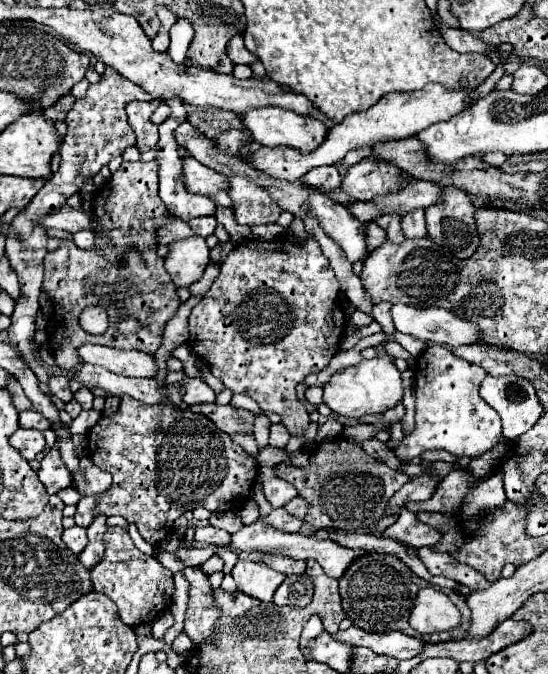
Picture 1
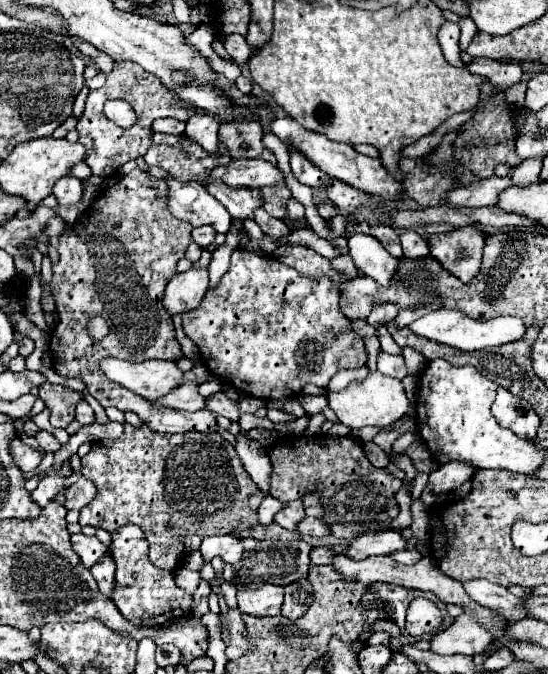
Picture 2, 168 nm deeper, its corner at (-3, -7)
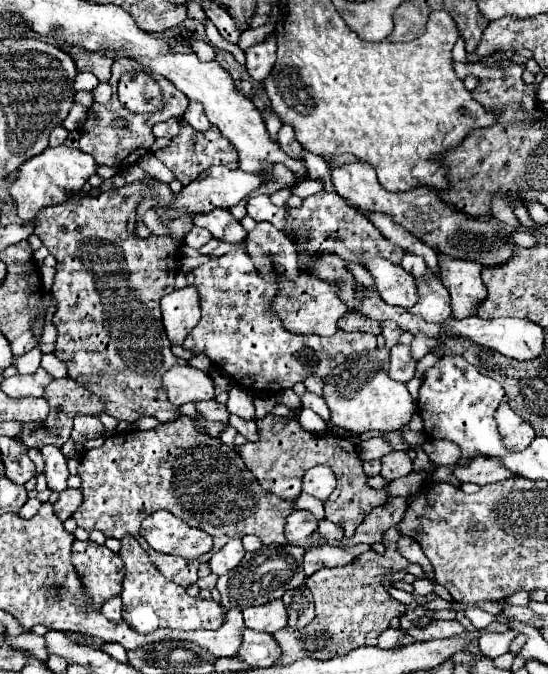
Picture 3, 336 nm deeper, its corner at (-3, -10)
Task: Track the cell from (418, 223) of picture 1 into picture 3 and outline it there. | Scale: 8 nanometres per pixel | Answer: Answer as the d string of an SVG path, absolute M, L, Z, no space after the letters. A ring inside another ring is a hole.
M406 252L402 258L402 268L412 274L414 278L422 278L426 274L426 262L422 256L416 256L412 252Z

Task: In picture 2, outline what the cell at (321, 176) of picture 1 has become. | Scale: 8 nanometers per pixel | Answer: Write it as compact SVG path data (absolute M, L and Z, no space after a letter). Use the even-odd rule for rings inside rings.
M292 155L290 157L290 165L292 165L292 173L296 175L296 179L312 189L324 189L324 179L326 173L320 171L316 165L312 165L306 157L302 155Z

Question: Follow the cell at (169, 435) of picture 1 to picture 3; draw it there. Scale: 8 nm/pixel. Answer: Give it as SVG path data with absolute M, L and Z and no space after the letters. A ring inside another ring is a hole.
M190 424L186 426L186 446L178 442L168 426L158 426L146 432L136 430L110 436L104 446L84 452L78 468L84 502L72 516L76 524L88 532L100 530L104 536L118 540L124 538L124 534L140 538L138 530L142 520L156 510L168 510L188 526L208 532L214 538L214 548L204 554L204 558L152 558L152 564L180 586L196 584L198 566L208 562L212 552L220 550L230 538L254 534L266 546L286 544L284 524L286 516L294 510L294 502L264 492L244 466L240 454L220 438L200 434Z

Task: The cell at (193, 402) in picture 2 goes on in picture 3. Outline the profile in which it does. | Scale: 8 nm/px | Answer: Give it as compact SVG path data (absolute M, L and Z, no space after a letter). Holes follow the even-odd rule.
M208 400L208 402L194 402L194 404L196 404L198 414L200 414L206 422L214 422L214 420L228 422L230 412L226 410L226 406L224 406L224 404L218 404L216 400Z

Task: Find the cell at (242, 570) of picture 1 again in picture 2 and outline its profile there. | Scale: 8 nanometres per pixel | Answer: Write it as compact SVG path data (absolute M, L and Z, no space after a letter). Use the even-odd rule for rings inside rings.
M252 585L238 587L238 609L252 617L280 615L282 601L284 589L280 585L262 585L258 589Z

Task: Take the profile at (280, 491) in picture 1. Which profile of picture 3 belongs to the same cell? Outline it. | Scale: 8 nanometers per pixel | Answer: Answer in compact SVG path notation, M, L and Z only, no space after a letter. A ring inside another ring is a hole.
M294 510L288 518L286 518L286 540L290 544L306 544L306 540L312 536L312 532L316 530L318 520L310 516L310 512L306 510Z

